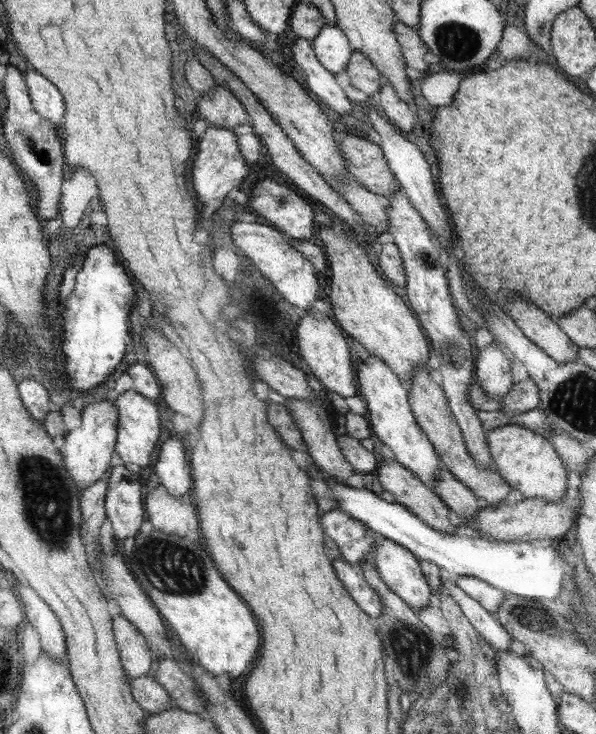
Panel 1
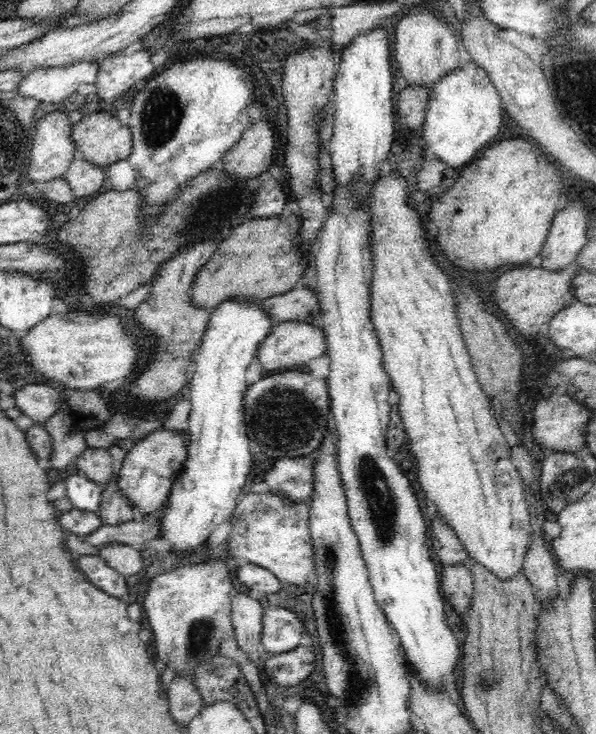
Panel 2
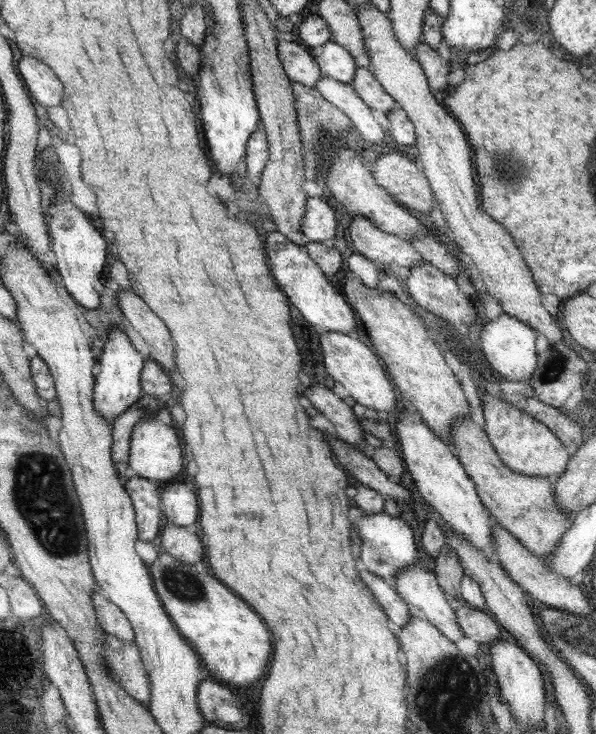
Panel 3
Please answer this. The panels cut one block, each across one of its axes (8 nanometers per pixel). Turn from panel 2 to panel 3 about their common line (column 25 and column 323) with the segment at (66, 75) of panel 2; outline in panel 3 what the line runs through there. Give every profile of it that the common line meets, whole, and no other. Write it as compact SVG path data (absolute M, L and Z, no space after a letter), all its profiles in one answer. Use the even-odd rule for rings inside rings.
M322 76L315 86L320 94L334 106L337 106L341 112L344 112L356 130L370 144L384 142L386 130L376 122L372 116L372 110L364 104L364 99L356 94L355 87L350 83L338 82L330 76Z

